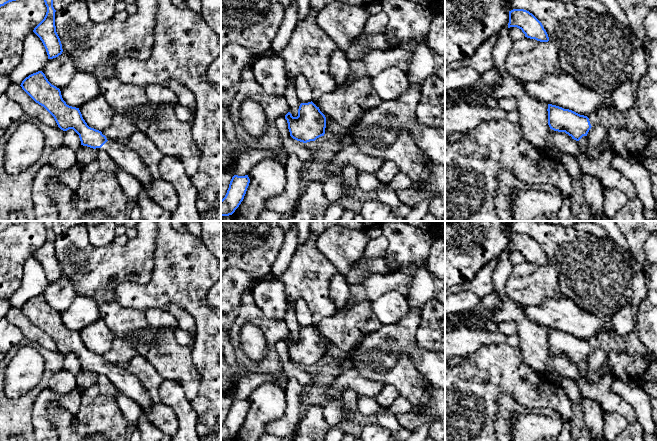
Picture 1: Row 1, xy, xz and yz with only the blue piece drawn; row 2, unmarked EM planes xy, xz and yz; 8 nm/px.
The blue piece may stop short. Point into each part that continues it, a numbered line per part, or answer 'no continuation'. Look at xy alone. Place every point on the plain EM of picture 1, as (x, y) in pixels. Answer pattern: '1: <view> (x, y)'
1: xy (127, 383)

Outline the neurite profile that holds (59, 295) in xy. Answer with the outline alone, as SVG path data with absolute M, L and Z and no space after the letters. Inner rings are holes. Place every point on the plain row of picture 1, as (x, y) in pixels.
M65 277L49 283L41 295L48 305L59 313L65 311L77 297L73 284Z

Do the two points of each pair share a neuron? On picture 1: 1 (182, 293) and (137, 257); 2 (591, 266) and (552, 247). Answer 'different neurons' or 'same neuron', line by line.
1: different neurons
2: same neuron

